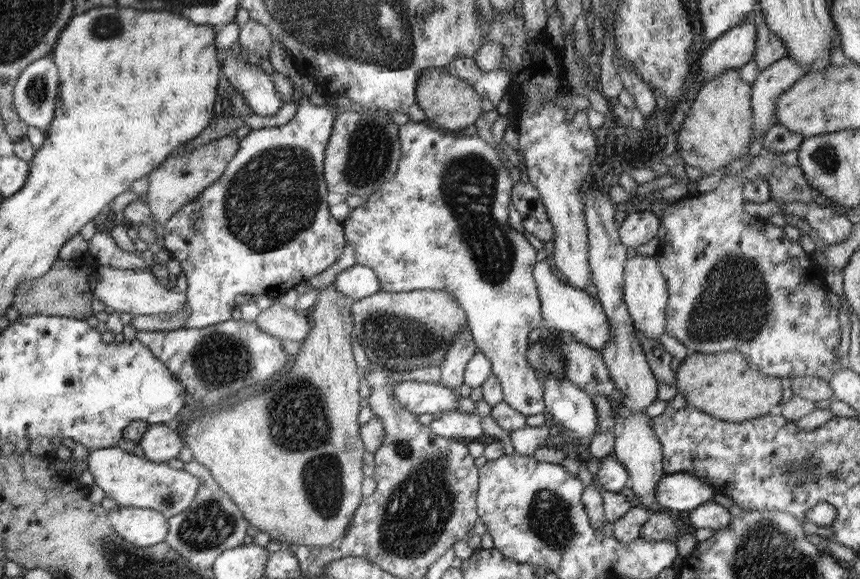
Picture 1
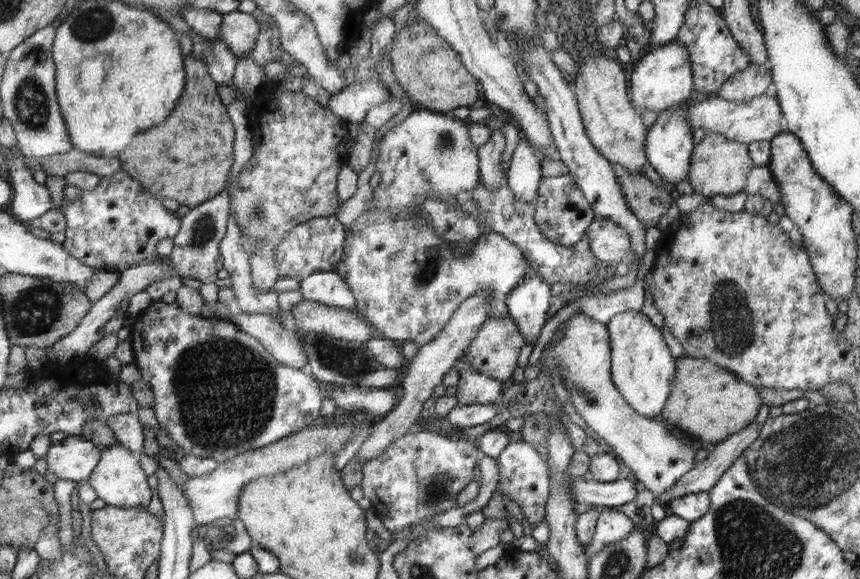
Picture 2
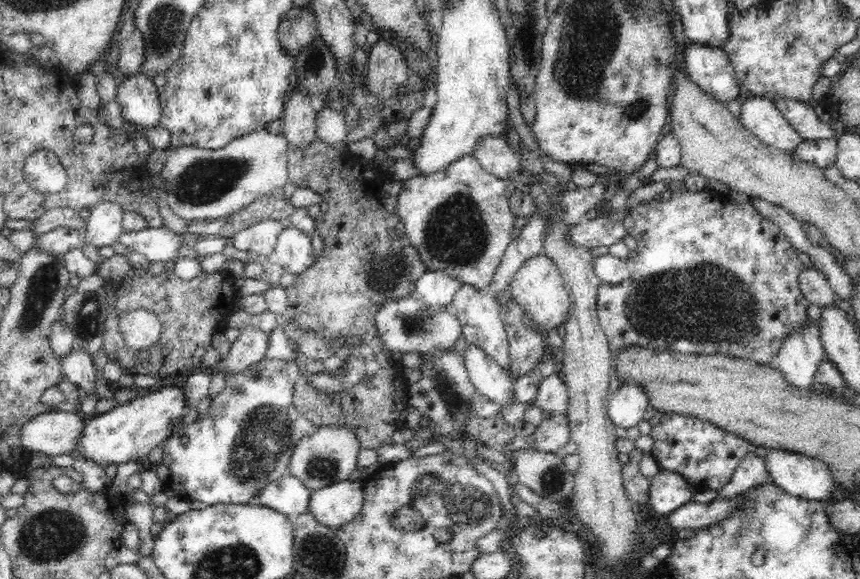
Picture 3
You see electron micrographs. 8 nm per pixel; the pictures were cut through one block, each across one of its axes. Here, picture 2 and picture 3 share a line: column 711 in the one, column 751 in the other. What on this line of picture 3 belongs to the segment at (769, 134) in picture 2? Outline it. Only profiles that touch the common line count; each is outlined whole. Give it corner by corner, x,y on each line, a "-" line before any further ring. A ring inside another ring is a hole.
750,96
741,104
738,120
768,146
794,152
804,139
771,100

